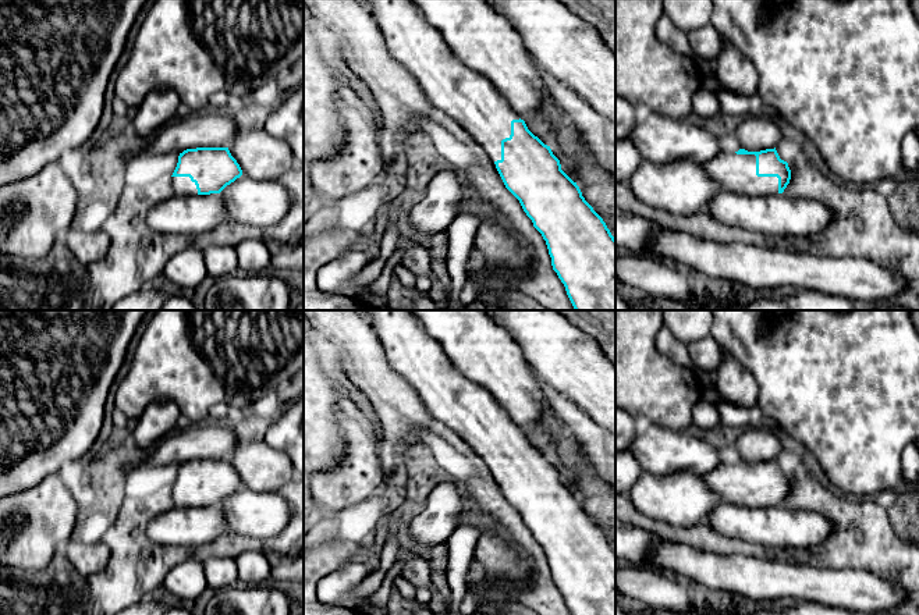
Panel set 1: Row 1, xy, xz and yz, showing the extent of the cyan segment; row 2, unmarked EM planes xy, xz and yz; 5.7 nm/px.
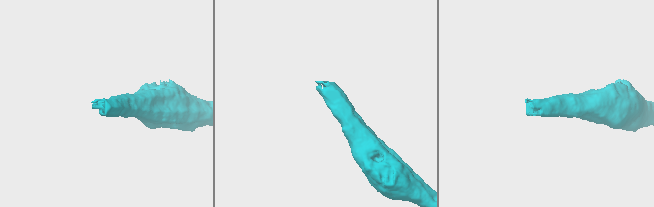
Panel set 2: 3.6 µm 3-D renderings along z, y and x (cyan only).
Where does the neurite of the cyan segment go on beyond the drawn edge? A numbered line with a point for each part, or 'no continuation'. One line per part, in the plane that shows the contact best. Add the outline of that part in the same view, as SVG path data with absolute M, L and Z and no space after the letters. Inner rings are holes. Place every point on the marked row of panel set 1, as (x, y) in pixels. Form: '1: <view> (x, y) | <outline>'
1: yz (734, 173) | M721 150L716 157L702 164L702 167L725 192L744 196L778 193L777 177L756 175L755 154L737 154Z

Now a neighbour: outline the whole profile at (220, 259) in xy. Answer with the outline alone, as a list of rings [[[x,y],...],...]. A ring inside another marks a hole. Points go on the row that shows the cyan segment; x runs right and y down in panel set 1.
[[[234,241],[212,245],[203,250],[209,280],[239,274]]]

